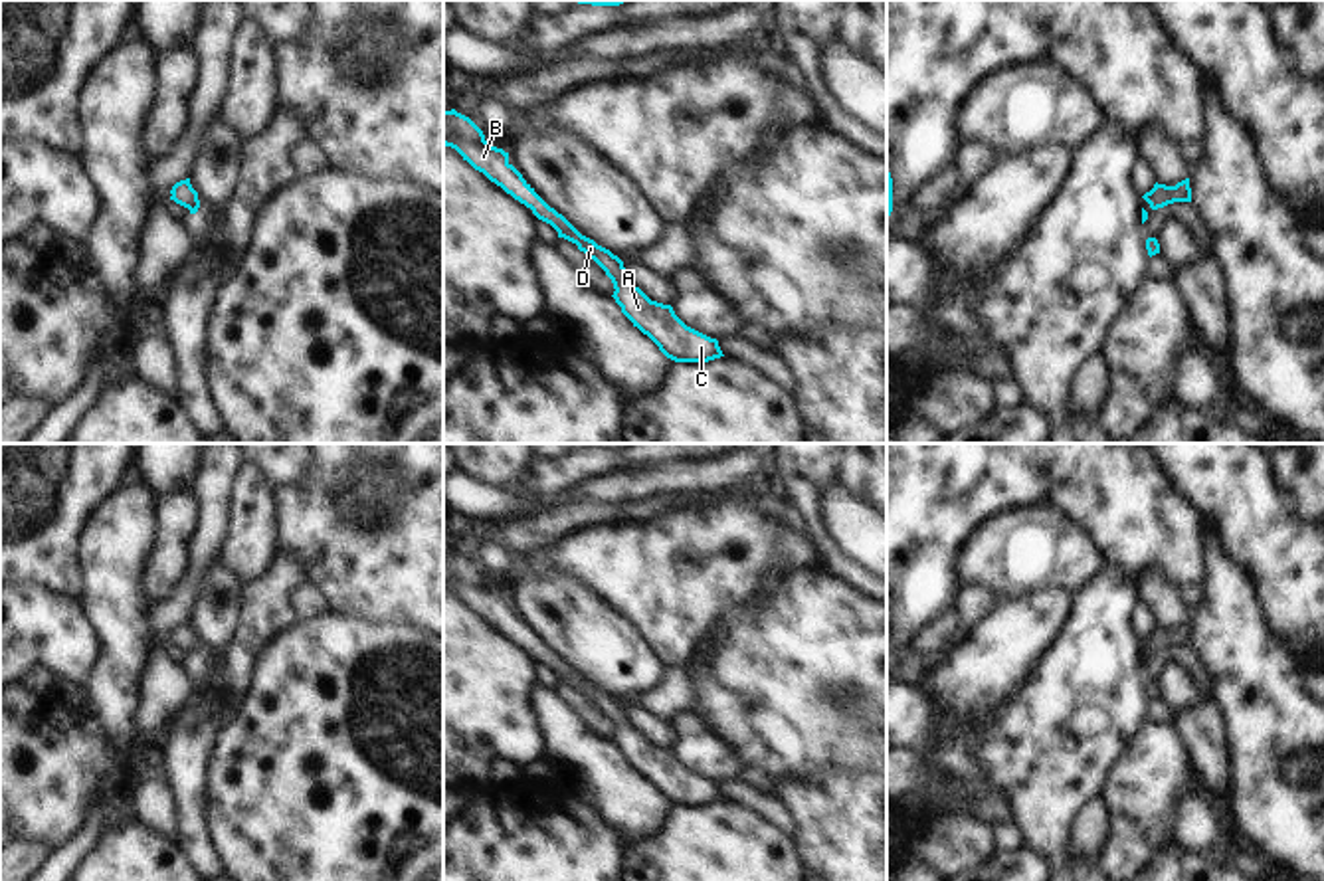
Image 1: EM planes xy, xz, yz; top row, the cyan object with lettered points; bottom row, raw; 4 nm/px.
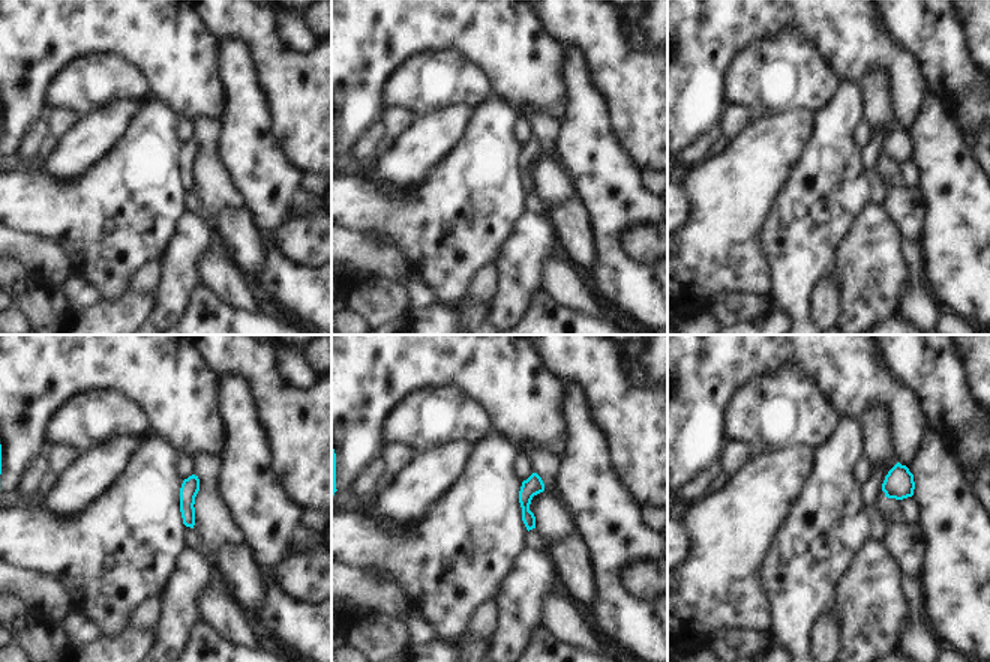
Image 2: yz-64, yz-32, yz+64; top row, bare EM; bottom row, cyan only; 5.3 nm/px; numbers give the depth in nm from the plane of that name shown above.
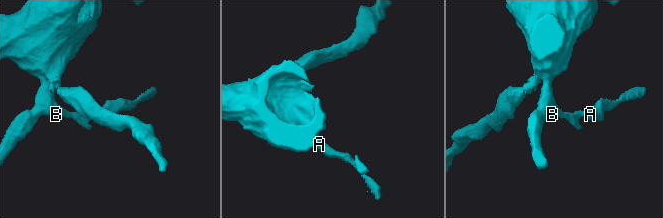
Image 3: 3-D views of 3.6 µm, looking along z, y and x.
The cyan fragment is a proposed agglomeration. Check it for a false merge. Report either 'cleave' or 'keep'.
keep

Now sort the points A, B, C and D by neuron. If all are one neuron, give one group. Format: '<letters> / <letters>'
A B C D

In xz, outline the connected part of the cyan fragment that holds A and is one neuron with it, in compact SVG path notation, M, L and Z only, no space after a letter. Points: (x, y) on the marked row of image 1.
M455 109L443 111L443 145L455 148L463 160L483 172L515 200L532 210L532 214L550 224L558 238L578 245L594 259L614 283L614 299L621 313L647 335L659 350L675 362L709 362L724 356L718 341L687 327L671 305L651 301L635 287L623 267L623 261L594 240L582 236L562 214L550 208L522 174L509 162L509 152L491 147L483 131Z

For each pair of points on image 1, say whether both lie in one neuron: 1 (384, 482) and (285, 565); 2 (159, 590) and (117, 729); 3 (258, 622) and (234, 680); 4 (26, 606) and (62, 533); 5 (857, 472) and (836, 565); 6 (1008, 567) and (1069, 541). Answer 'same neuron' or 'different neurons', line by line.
1: different neurons
2: different neurons
3: same neuron
4: different neurons
5: same neuron
6: same neuron

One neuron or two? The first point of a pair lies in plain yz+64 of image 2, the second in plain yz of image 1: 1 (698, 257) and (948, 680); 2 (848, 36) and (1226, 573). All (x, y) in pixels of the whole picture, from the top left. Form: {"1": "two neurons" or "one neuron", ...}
{"1": "one neuron", "2": "two neurons"}

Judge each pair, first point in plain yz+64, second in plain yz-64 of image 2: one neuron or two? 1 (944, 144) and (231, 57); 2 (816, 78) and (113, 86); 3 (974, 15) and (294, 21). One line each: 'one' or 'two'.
1: one
2: one
3: two

